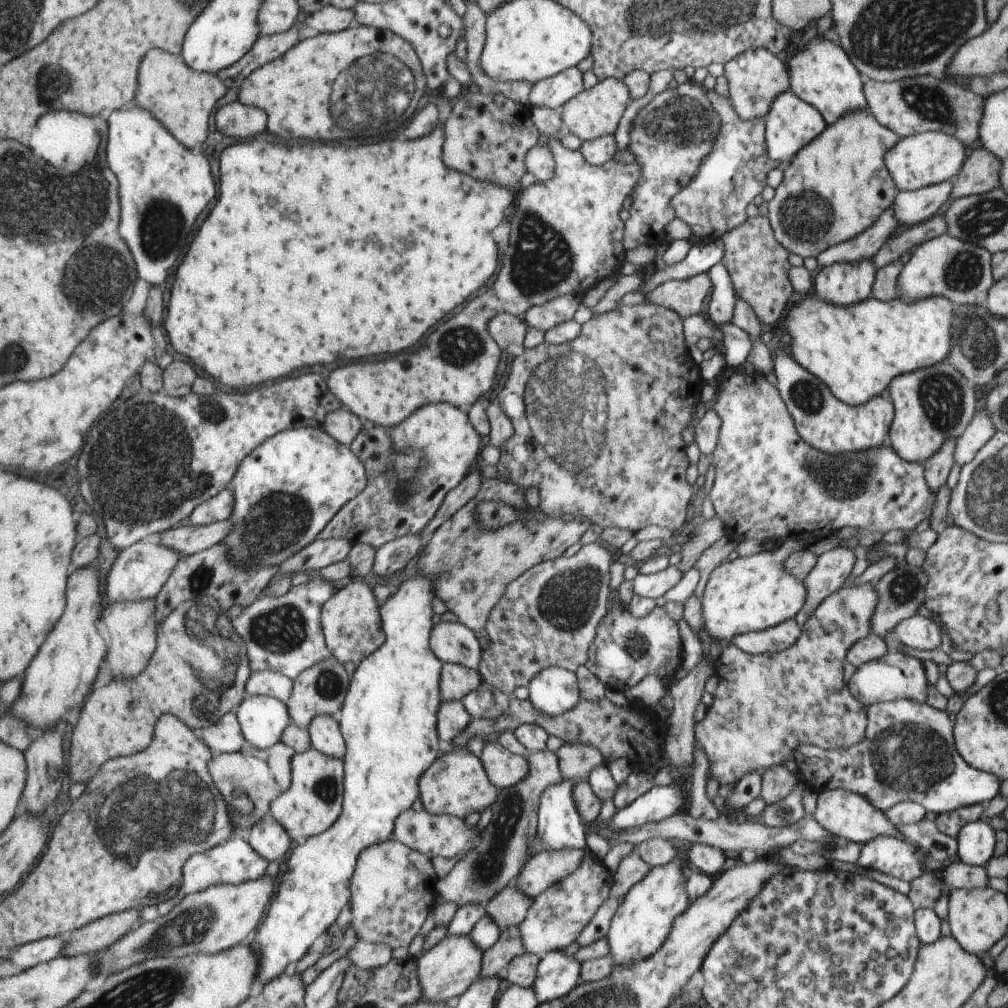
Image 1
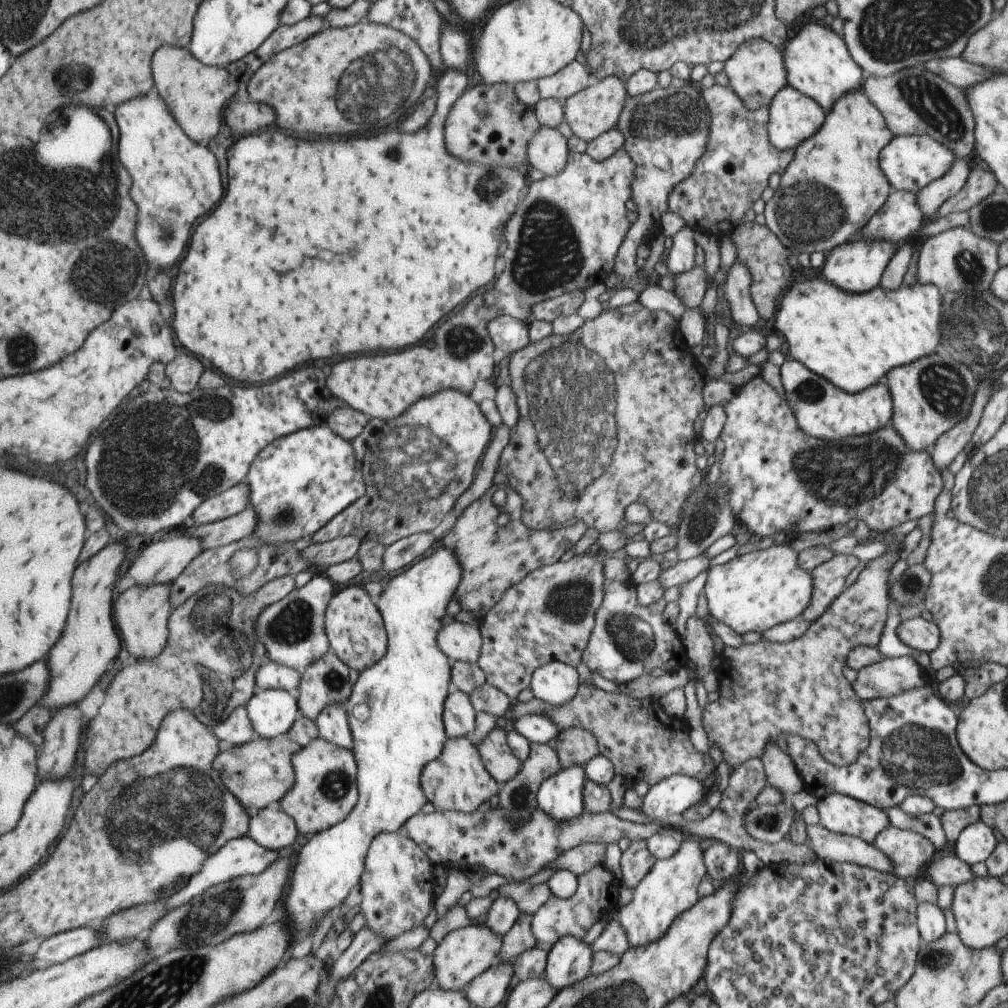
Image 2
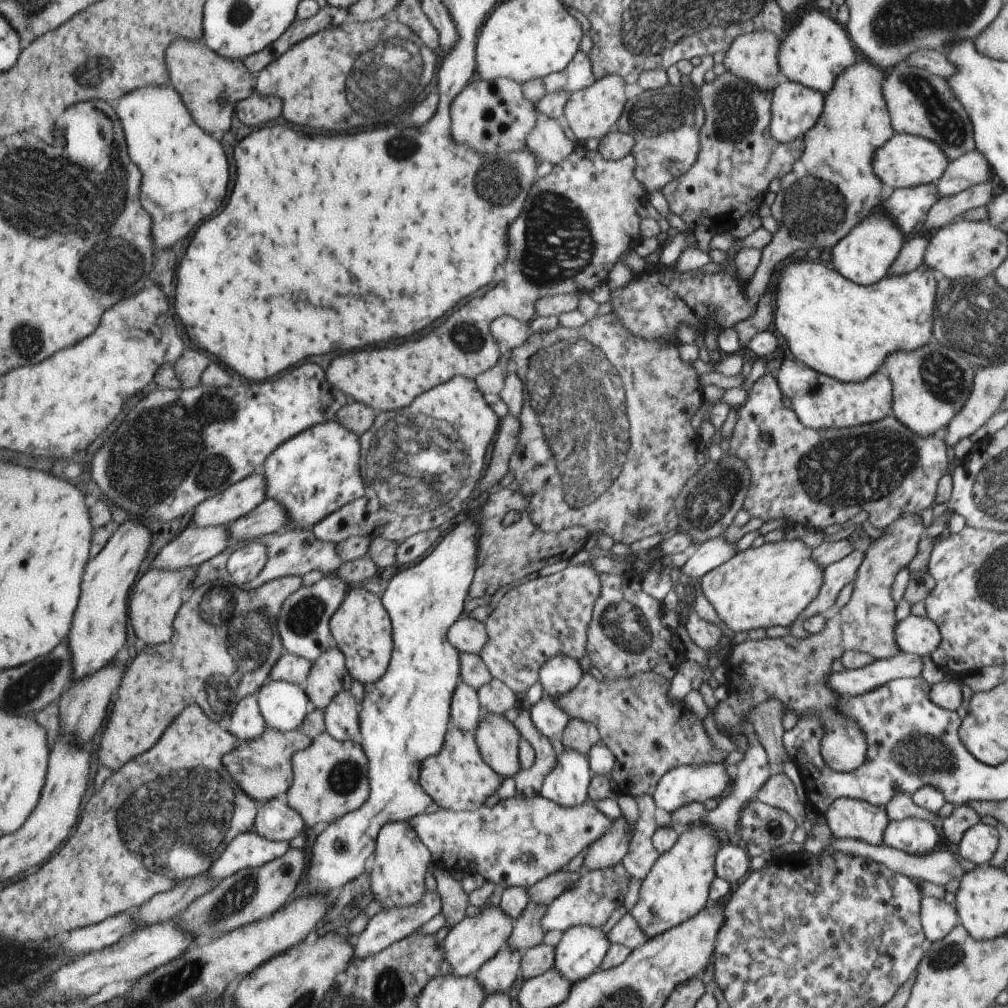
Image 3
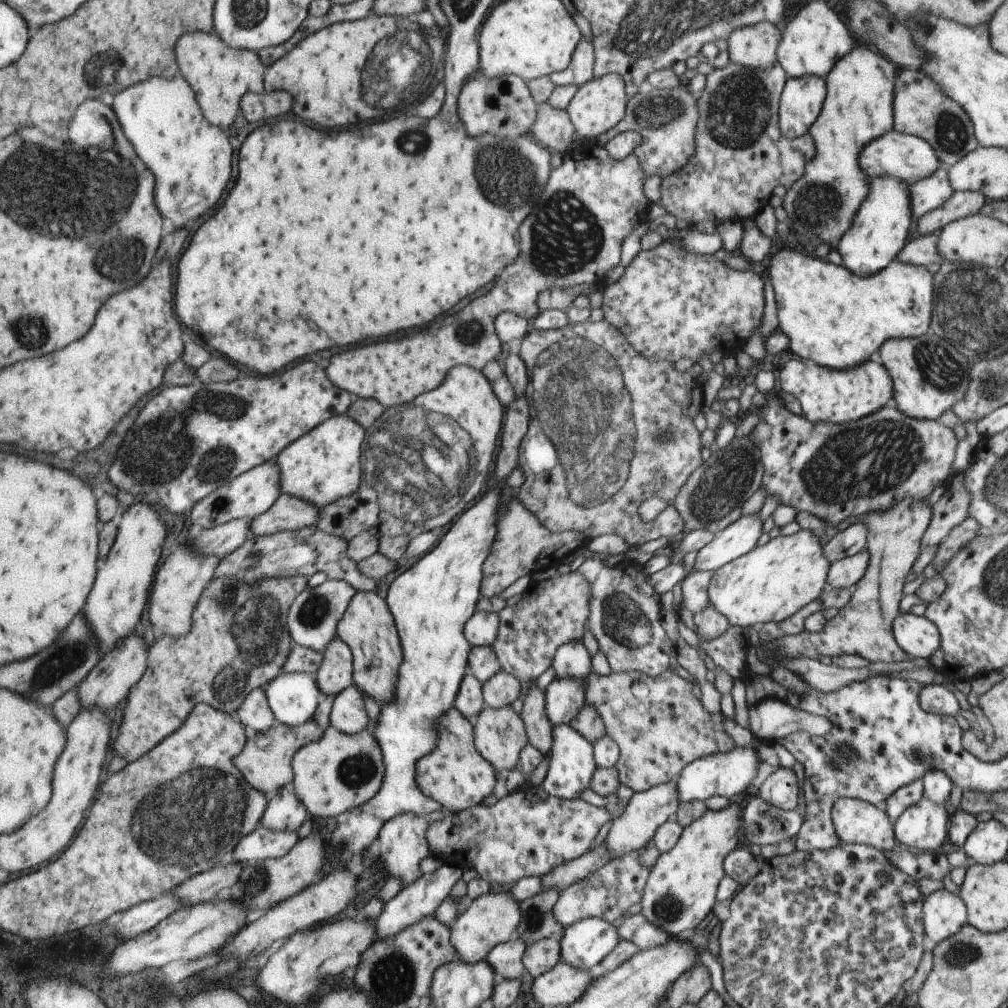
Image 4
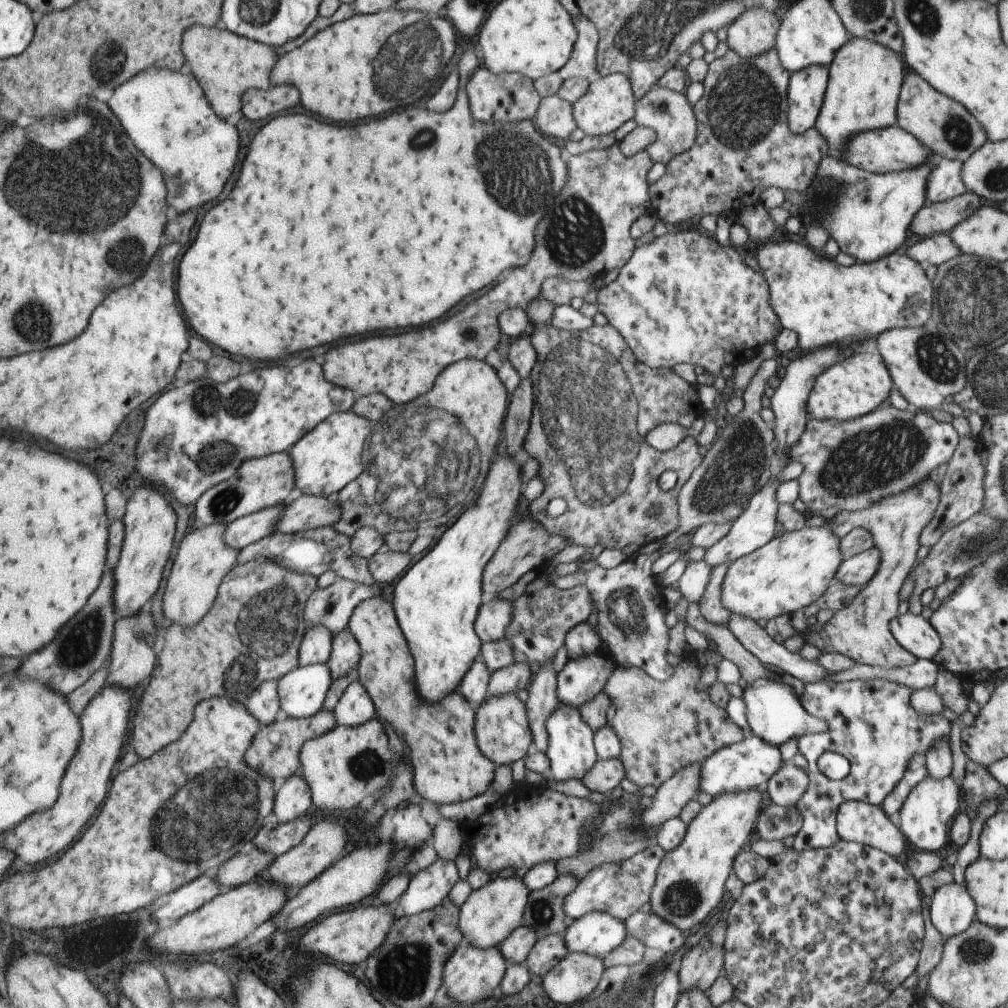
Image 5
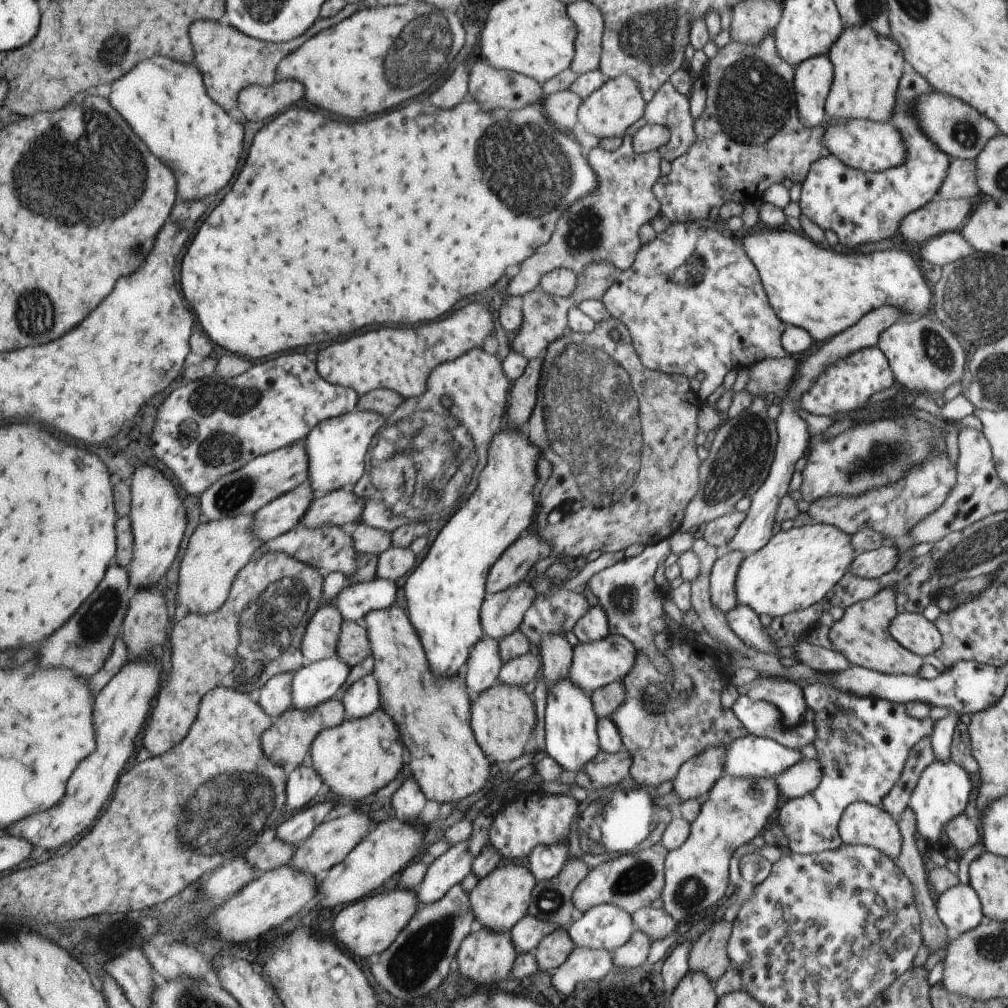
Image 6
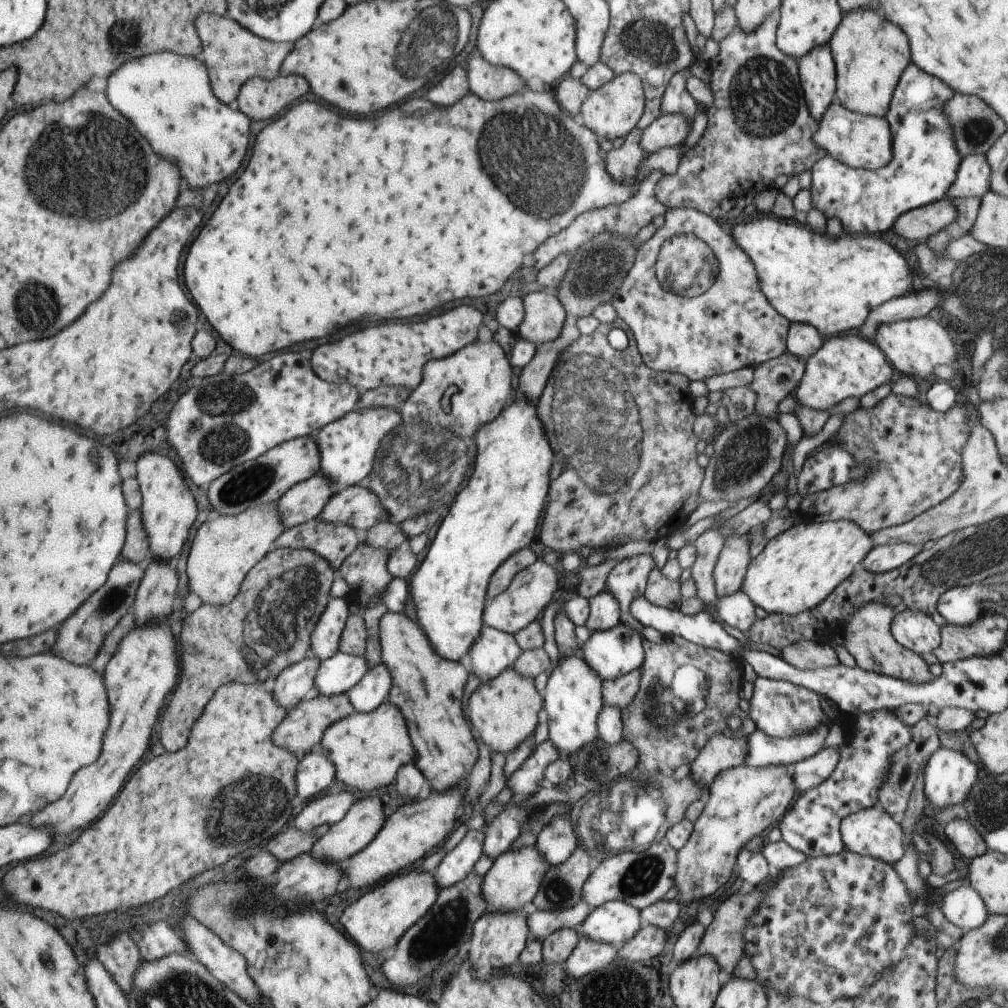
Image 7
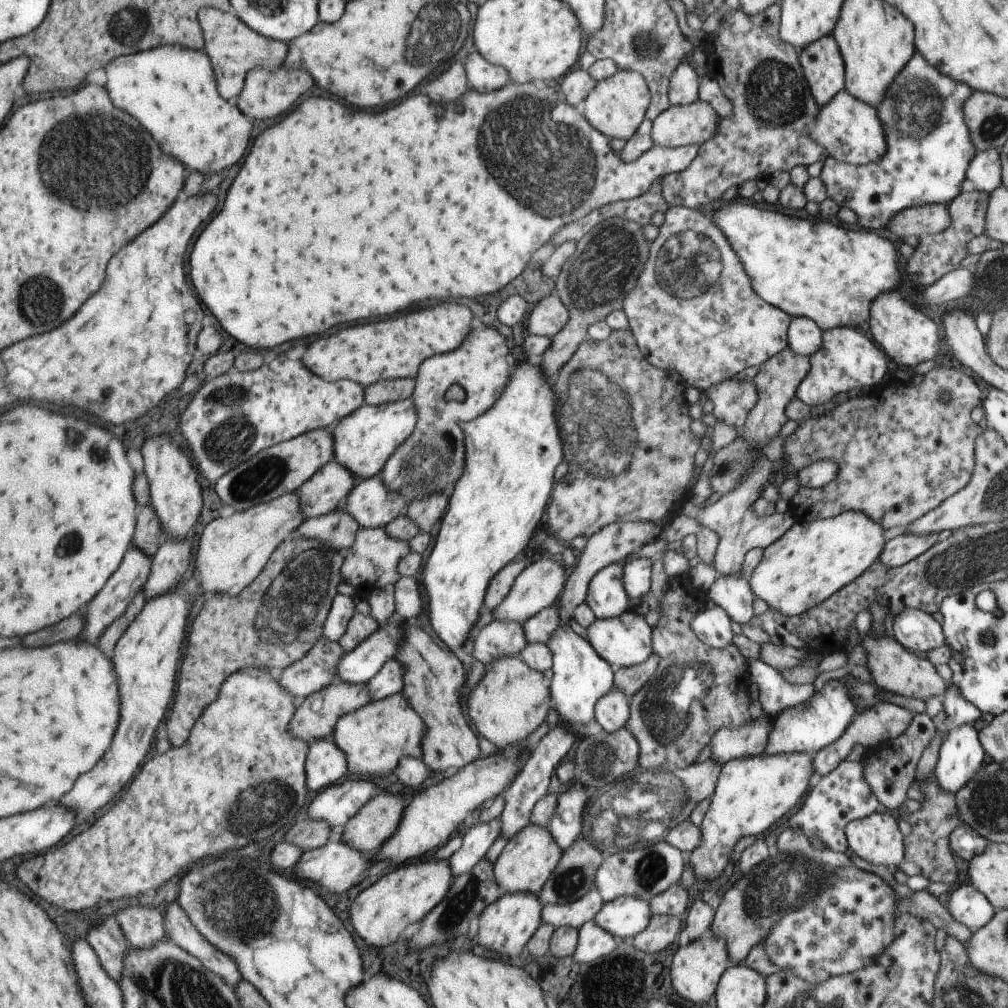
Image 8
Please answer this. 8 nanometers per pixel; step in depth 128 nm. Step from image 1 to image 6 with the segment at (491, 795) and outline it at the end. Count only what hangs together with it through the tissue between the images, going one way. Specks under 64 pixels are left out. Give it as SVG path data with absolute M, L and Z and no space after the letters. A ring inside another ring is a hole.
M390 606L384 610L373 610L362 618L362 623L368 628L368 636L374 656L373 674L381 684L381 706L384 712L398 724L402 724L402 740L406 740L406 748L410 748L410 770L413 778L418 780L418 786L425 792L428 800L436 800L440 804L458 802L470 794L476 794L490 780L495 780L494 763L490 754L478 744L473 731L473 704L475 696L471 694L466 676L448 676L448 678L432 678L428 670L428 662L424 656L424 646L413 622L406 612L398 606Z

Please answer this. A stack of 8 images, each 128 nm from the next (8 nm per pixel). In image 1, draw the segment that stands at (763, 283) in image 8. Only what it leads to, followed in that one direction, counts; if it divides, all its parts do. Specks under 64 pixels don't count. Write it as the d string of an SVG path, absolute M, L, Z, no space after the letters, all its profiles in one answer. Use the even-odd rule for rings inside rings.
M813 292L806 294L802 298L794 298L793 302L788 306L788 310L782 318L779 325L780 330L786 330L790 334L792 341L788 346L788 351L800 362L806 369L808 369L814 376L821 378L829 388L833 391L834 396L838 400L844 401L847 405L860 406L860 404L868 403L874 396L880 396L887 393L889 385L896 379L897 376L908 374L908 372L914 372L920 370L920 368L929 367L932 364L942 361L942 358L946 356L948 348L950 348L950 340L953 340L953 318L954 307L953 302L950 302L944 296L930 296L930 298L922 298L920 300L912 300L912 302L906 302L906 300L900 300L899 297L890 300L890 302L876 300L873 296L869 299L862 300L861 303L850 304L850 306L834 306L834 304L828 304L824 302L822 298L818 298Z

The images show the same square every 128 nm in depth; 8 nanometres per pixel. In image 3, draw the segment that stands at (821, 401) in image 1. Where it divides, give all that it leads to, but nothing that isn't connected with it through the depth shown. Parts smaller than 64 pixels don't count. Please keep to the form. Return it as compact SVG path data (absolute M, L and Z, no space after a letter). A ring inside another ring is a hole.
M782 360L776 380L802 424L814 430L852 428L870 424L892 415L892 381L877 371L864 382L845 382L816 372L801 360Z

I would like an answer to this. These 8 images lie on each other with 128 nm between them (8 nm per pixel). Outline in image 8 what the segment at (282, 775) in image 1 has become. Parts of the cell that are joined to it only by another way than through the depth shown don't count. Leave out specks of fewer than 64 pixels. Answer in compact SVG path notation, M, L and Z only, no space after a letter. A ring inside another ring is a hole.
M337 680L330 684L328 688L314 693L306 699L306 702L297 709L294 720L290 723L290 732L304 740L308 740L313 745L316 740L333 737L337 730L338 723L358 708L364 707L373 698L370 697L370 688L366 682L362 684L350 684L346 680Z

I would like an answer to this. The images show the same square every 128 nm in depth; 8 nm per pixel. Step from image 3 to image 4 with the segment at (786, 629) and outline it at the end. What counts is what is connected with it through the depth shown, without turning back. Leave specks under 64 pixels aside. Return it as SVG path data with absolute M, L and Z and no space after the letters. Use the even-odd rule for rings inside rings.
M862 550L842 560L832 562L824 590L847 589L856 584L864 574L869 563L869 551Z

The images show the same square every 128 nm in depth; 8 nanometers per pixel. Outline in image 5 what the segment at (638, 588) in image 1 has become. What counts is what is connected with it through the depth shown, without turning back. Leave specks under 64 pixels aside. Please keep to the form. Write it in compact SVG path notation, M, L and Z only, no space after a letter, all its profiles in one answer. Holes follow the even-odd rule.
M773 478L766 483L760 492L758 492L752 499L749 500L749 507L746 508L744 514L734 521L730 532L719 540L712 548L706 549L704 561L708 566L714 568L718 564L731 563L740 557L754 552L757 548L764 546L774 538L774 530L776 530L776 515L779 504L776 500L776 490L780 482Z

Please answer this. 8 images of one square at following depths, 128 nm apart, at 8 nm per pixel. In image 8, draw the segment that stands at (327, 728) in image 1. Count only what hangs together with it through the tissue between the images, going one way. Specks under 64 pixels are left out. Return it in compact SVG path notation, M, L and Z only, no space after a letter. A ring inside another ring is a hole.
M387 660L384 666L367 682L370 697L373 700L382 700L402 692L405 687L406 674L406 666L400 660Z

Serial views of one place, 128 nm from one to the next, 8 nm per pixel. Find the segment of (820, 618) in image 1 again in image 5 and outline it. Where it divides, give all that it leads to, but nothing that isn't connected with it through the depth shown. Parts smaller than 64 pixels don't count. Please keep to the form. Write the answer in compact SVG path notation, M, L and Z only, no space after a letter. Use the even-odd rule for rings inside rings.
M926 478L916 487L898 495L886 496L876 504L862 510L839 512L828 521L828 526L839 538L854 528L868 529L874 538L874 547L880 550L880 566L874 578L862 587L862 592L840 611L836 611L820 630L808 632L806 643L813 644L824 652L838 652L850 657L856 664L878 668L906 668L917 657L906 649L893 635L892 620L898 616L900 588L908 578L916 552L918 536L932 522L941 504L941 485Z

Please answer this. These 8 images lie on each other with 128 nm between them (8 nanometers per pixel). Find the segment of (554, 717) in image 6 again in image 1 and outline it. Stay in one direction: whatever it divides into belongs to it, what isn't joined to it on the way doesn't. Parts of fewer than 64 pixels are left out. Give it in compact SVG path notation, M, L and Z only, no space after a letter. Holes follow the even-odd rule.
M565 778L561 783L554 784L542 792L540 810L537 816L537 836L542 838L542 844L539 844L544 851L562 851L566 848L587 848L584 840L584 824L582 816L577 808L577 802L574 796L575 790L572 790L572 782Z

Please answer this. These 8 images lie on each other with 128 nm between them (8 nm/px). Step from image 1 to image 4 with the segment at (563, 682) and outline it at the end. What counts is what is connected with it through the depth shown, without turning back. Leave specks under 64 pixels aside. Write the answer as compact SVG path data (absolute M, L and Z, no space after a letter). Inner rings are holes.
M582 640L566 643L554 659L555 678L585 678L592 672L590 656Z

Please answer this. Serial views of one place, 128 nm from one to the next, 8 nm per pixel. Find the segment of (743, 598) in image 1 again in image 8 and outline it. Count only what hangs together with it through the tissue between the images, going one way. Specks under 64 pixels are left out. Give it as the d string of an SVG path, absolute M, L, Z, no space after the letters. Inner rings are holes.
M844 512L834 518L818 518L812 521L796 521L788 532L764 549L762 560L750 576L749 584L754 596L762 598L770 610L784 616L800 616L803 612L822 604L830 596L836 595L842 587L853 583L880 558L885 550L885 528L876 520L870 520L866 512Z

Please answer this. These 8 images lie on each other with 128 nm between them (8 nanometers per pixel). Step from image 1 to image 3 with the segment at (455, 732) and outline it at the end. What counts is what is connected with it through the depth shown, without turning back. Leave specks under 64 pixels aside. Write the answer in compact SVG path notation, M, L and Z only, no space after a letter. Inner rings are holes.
M462 682L453 700L454 726L462 728L462 732L474 732L478 728L482 713L477 689Z

